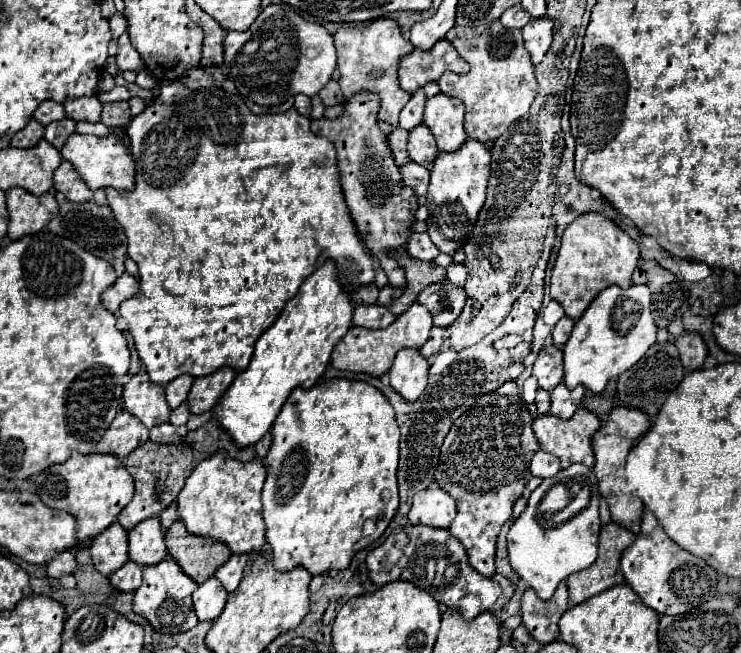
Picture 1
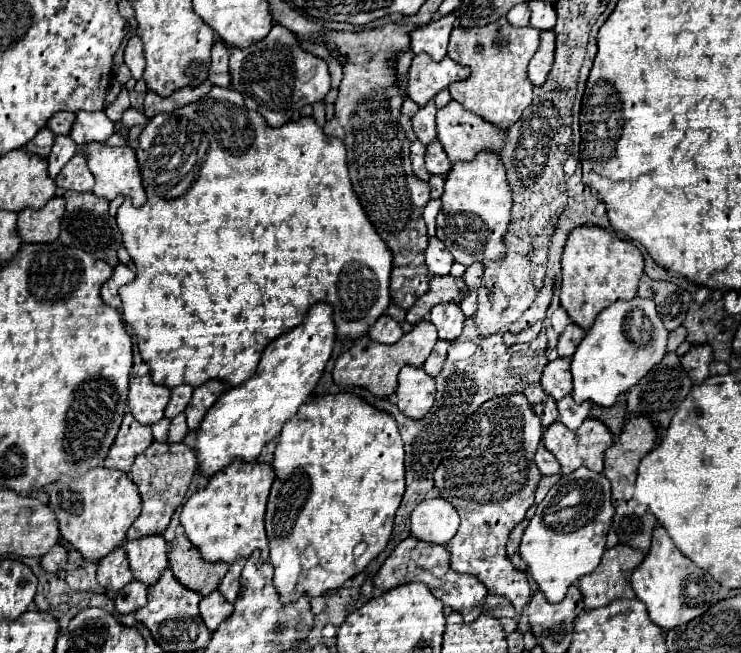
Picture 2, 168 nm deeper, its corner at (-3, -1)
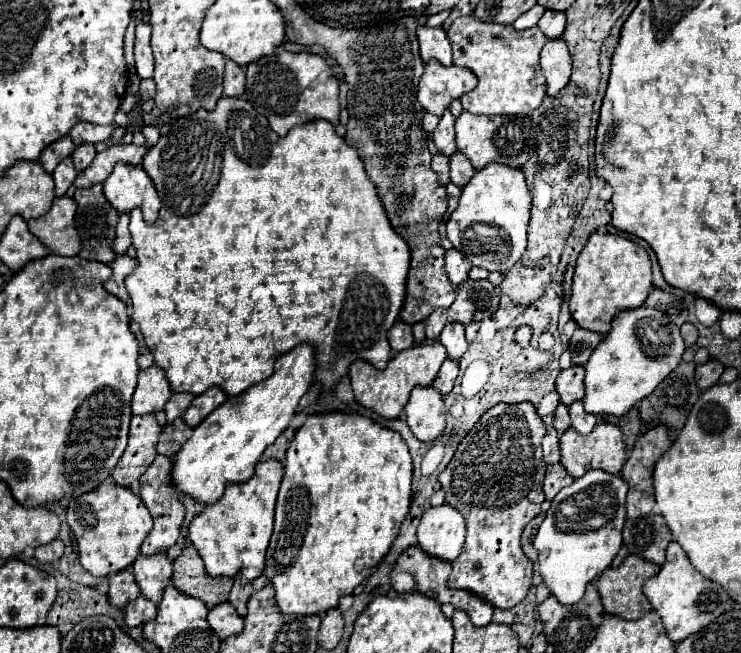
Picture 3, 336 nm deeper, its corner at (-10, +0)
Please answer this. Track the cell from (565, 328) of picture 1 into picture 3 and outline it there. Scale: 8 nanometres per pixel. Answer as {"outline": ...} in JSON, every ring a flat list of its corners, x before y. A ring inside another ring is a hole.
{"outline":[[576,329,570,343,568,343,568,351,572,355,572,363,574,365,586,365,586,361,590,359,592,351,596,349,596,345,604,339,604,335,594,333,594,331,586,331,586,329]]}

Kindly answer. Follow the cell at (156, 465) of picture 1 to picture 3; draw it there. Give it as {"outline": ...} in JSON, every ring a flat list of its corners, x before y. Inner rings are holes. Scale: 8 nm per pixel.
{"outline":[[156,455,154,463,146,469,146,473,140,477,140,497,144,501,144,505,150,509,150,515,154,519,154,527,152,531,146,535,146,541,142,543,142,555,154,555,160,551,166,551,168,547,172,547,180,535,180,527,186,515,184,503,180,501,180,491,174,487,172,483,172,457,166,455]]}

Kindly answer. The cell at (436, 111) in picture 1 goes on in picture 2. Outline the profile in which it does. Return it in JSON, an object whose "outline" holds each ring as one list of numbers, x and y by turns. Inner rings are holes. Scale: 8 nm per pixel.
{"outline":[[455,100,437,112,437,132,439,132,439,142,443,144,451,162,471,162,483,150,499,154,507,140,507,130,497,128,491,122,483,120,481,116,471,114]]}

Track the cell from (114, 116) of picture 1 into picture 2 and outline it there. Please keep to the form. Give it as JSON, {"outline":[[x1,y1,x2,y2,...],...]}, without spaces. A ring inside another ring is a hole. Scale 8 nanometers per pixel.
{"outline":[[127,110,125,114,123,114,123,120,121,120,127,128,133,128,133,126,137,126,137,124,141,124,141,126,145,126,147,124,147,118,141,114,141,112,137,112,137,110]]}

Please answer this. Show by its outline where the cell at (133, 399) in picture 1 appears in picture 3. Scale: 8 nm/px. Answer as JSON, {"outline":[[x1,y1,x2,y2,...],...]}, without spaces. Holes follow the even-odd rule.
{"outline":[[152,365,138,373,138,385,132,397,132,413,134,415,158,413,164,409,170,397,172,397,172,391,164,375,164,369,160,369,158,365]]}

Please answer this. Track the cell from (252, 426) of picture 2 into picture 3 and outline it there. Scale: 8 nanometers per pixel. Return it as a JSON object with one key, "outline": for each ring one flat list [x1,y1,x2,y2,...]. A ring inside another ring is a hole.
{"outline":[[302,343,280,355,274,363,274,373,262,383,252,385,238,397,224,401,210,413,184,443,174,457,172,481,176,489,188,493,202,503,214,503,224,493,224,483,244,483,254,475,254,465,264,449,290,425,296,415,298,401,310,389,316,371,314,345]]}

